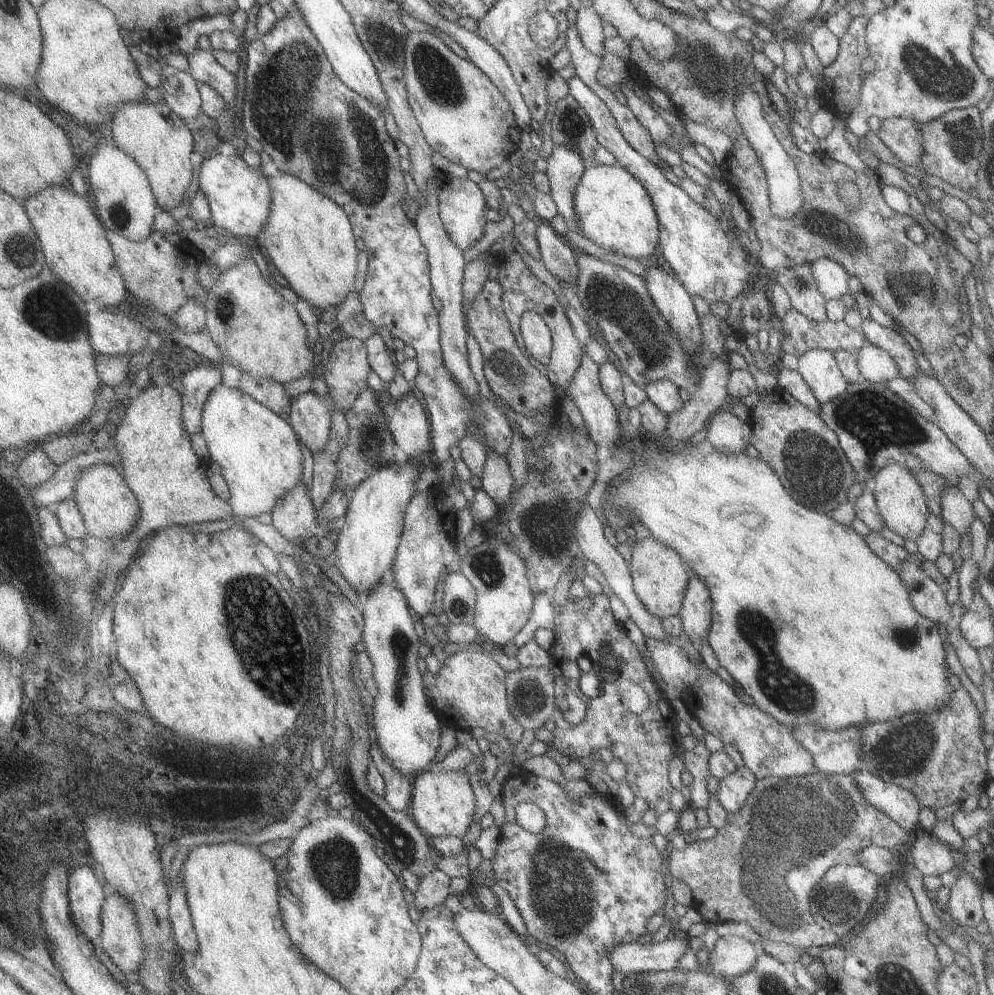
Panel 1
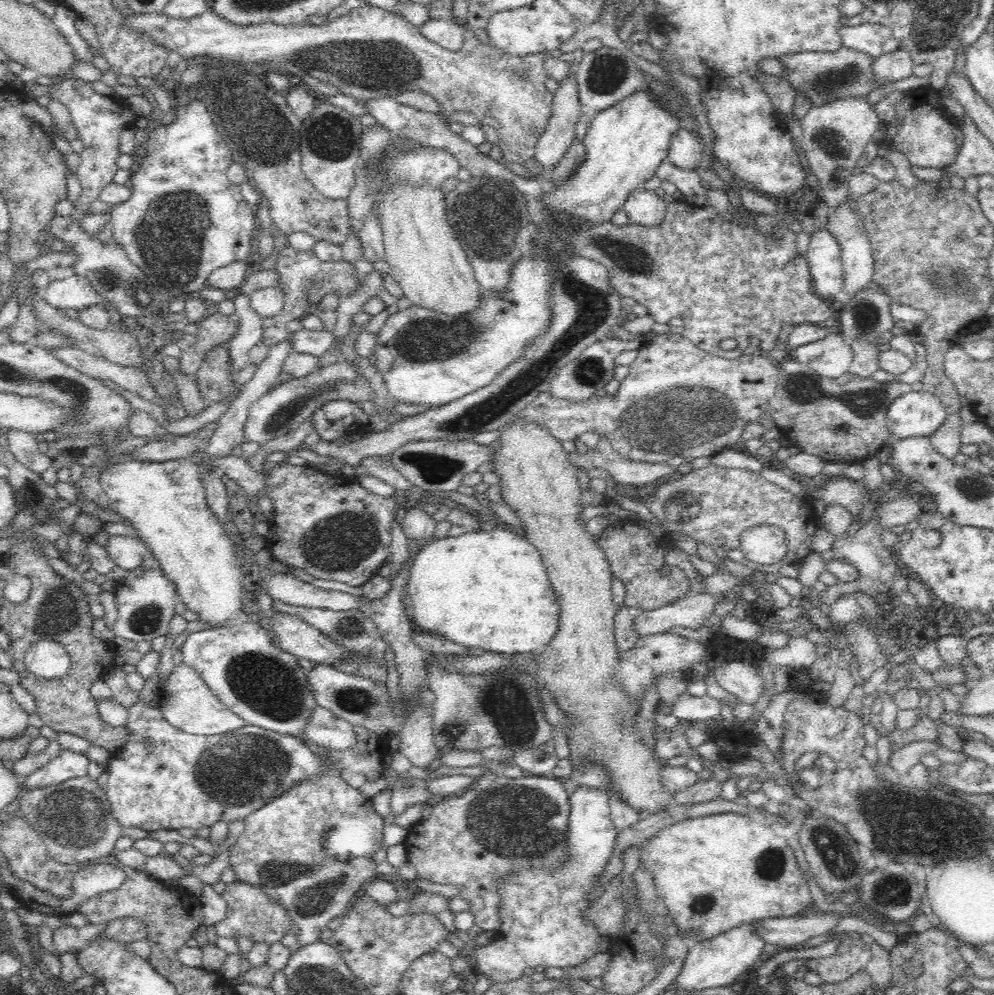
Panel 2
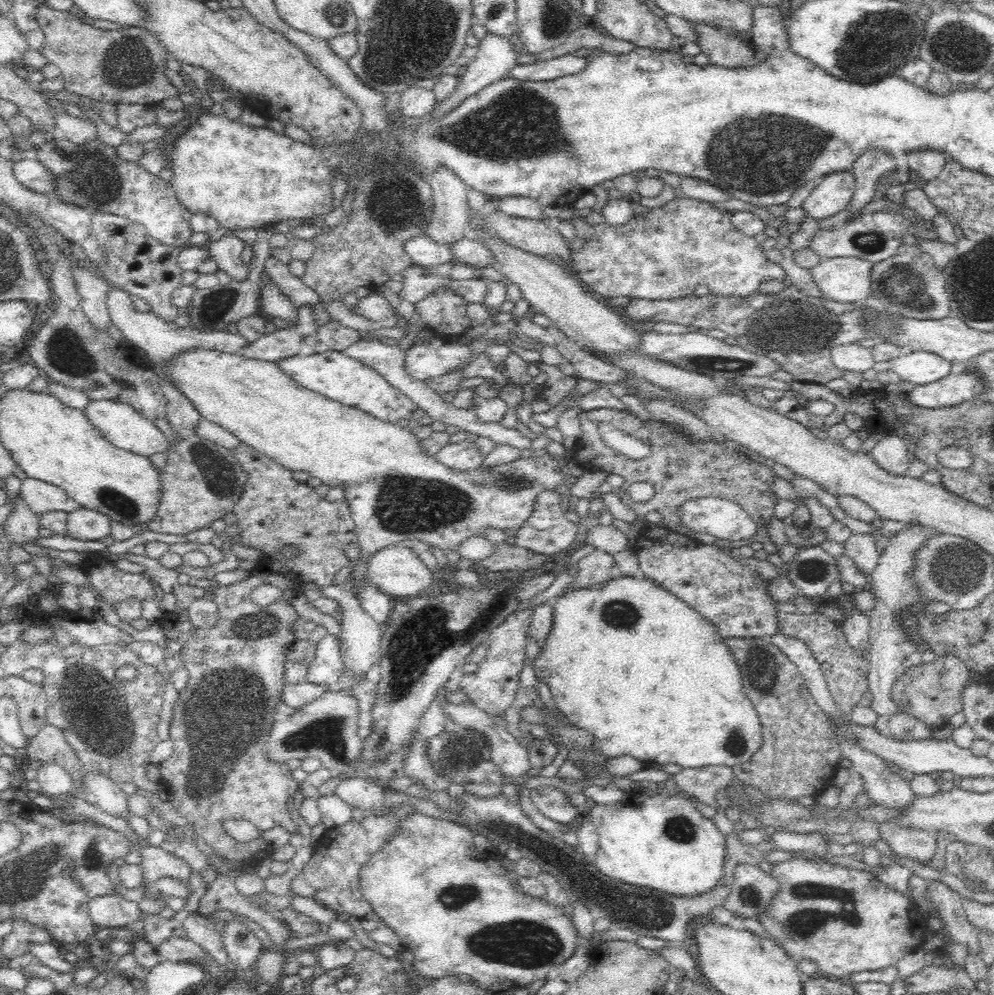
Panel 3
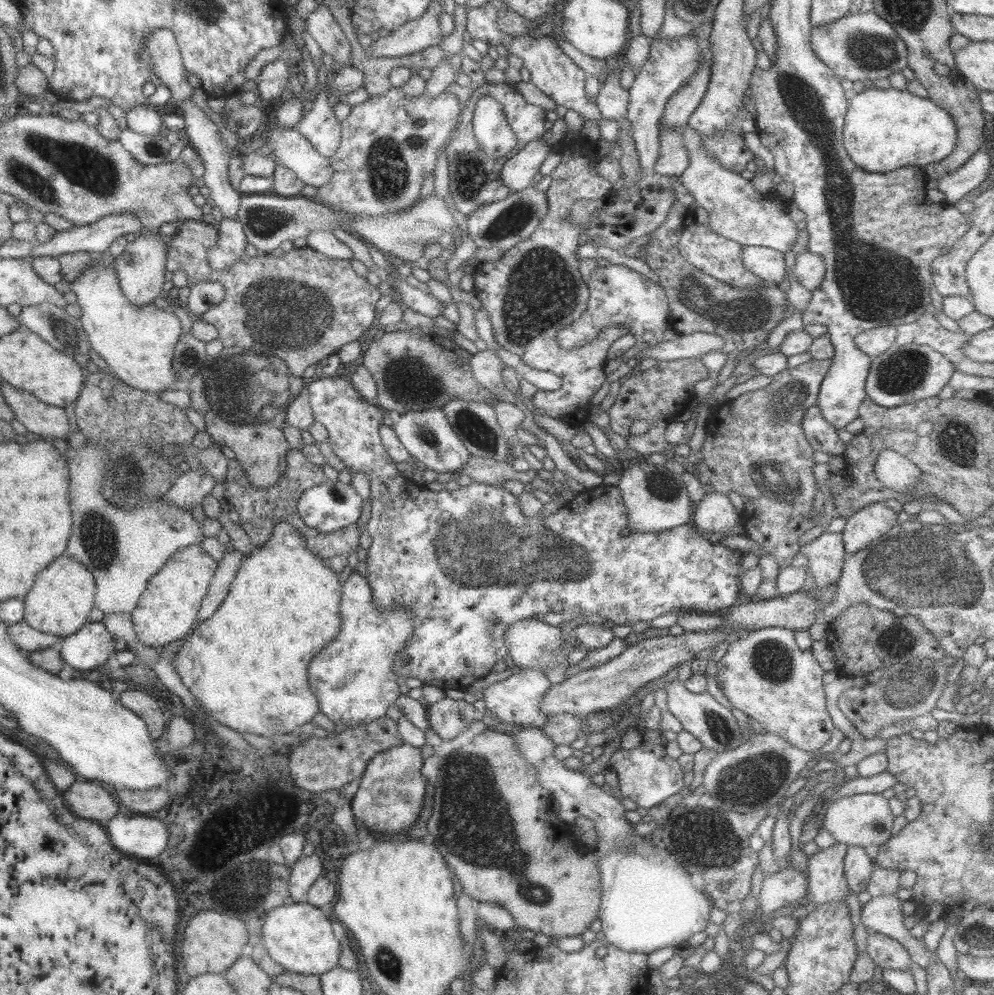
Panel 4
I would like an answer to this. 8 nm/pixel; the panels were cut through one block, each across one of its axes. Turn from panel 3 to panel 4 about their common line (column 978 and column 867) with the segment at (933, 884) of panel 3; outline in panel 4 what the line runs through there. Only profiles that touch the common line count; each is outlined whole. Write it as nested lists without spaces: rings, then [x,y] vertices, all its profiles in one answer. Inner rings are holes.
[[[868,933],[865,952],[875,966],[883,969],[909,971],[912,963],[910,954],[900,942],[876,933]]]

